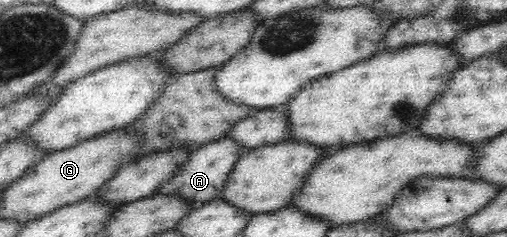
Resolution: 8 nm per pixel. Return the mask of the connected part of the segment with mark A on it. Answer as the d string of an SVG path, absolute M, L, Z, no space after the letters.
M228 137L199 147L190 154L188 160L184 160L178 166L178 172L170 180L160 184L152 195L180 195L180 197L184 197L192 205L192 208L198 209L205 203L220 197L226 182L228 182L230 172L234 170L236 162L242 158L246 151L246 148Z

